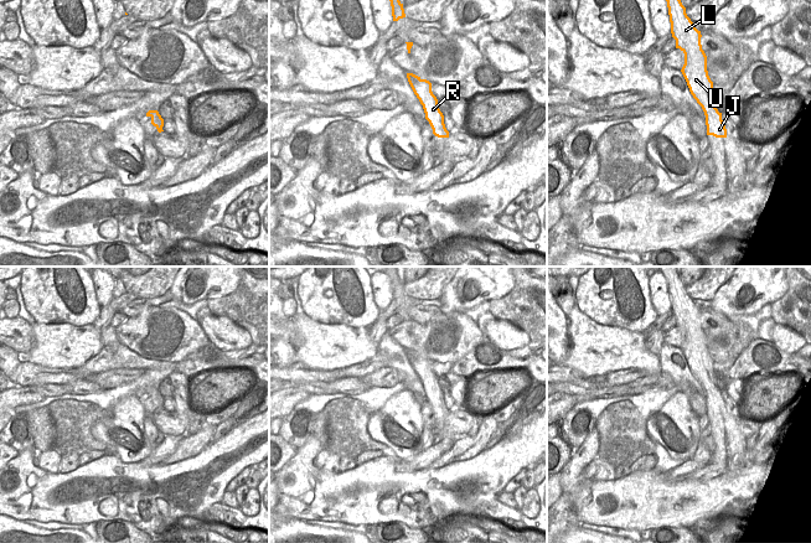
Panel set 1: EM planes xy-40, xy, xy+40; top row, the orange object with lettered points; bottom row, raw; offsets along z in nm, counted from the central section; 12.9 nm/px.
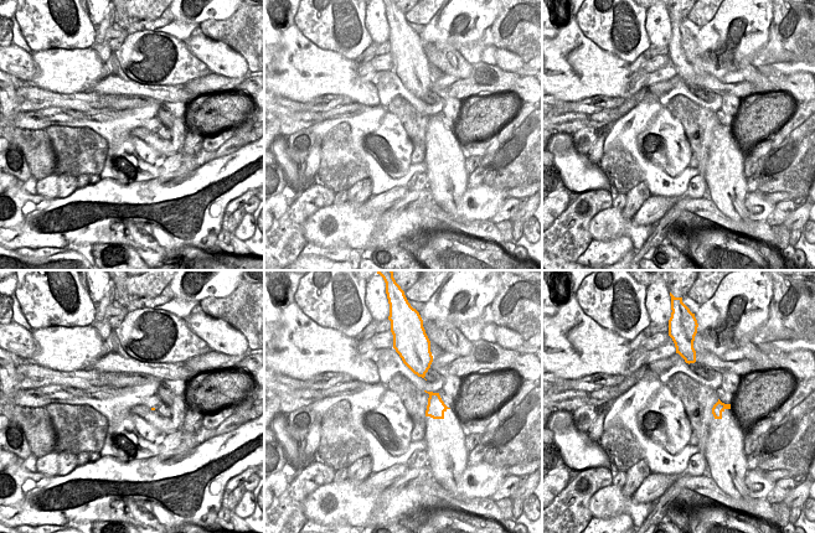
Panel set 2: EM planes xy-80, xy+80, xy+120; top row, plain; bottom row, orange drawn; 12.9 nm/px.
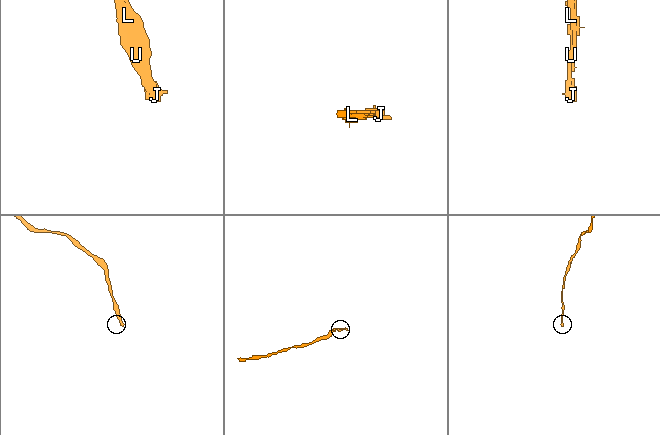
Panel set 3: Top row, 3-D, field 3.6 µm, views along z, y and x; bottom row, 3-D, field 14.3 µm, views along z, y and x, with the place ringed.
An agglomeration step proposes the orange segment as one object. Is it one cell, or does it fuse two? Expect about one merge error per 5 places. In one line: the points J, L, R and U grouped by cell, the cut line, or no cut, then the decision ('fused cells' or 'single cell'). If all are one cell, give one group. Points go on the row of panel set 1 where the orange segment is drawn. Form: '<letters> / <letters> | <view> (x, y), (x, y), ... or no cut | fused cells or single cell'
J L R U | no cut | single cell

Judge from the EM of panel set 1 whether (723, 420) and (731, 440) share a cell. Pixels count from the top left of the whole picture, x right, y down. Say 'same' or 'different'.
same

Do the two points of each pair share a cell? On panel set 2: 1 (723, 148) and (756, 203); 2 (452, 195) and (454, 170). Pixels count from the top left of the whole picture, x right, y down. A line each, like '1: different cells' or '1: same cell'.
1: different cells
2: same cell

